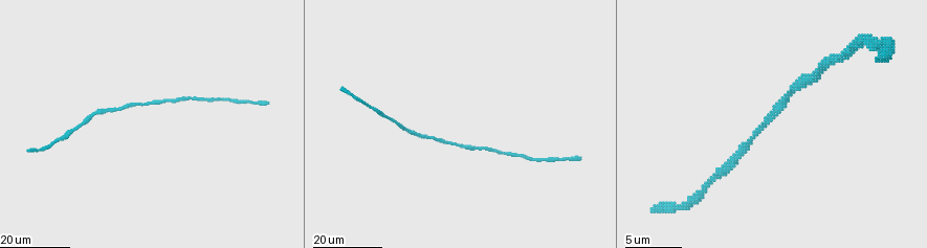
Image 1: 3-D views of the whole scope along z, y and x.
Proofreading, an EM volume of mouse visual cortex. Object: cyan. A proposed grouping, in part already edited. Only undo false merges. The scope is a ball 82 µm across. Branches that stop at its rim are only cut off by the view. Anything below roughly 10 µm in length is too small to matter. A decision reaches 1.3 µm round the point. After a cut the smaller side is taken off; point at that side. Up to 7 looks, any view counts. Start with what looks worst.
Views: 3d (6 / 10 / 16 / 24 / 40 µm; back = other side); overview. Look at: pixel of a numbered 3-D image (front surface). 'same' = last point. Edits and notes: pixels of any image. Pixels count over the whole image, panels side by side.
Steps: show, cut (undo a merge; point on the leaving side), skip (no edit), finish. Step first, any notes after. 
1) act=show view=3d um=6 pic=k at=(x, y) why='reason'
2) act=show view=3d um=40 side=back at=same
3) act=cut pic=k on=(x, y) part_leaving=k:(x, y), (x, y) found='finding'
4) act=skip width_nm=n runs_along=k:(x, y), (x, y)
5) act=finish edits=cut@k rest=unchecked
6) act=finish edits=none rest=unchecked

act=show view=3d um=16 pic=1 at=(411, 132) why='a narrow waist'

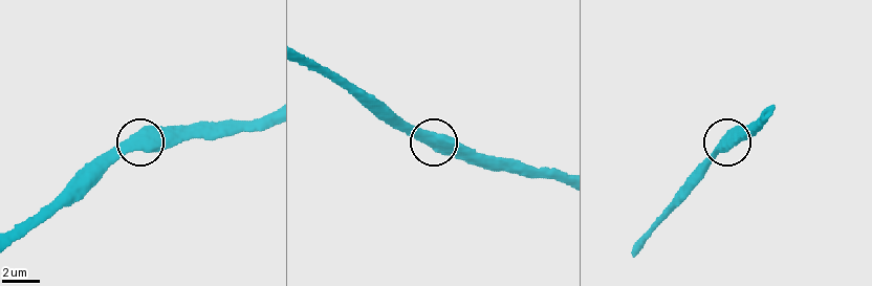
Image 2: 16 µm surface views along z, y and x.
act=show view=3d um=6 pic=2 at=(439, 151) why='closer look'

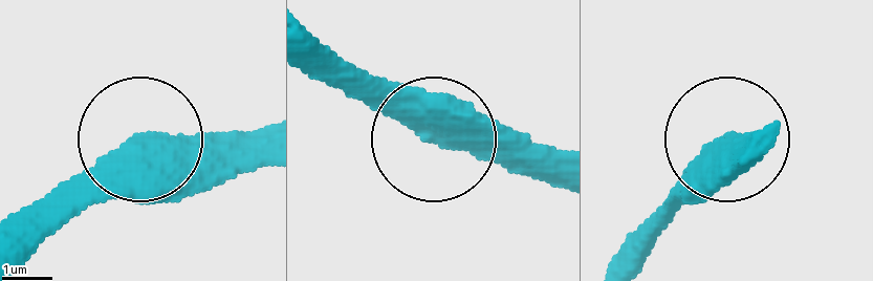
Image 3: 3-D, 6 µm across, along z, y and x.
act=show view=3d um=6 side=back pic=3 at=(426, 133)

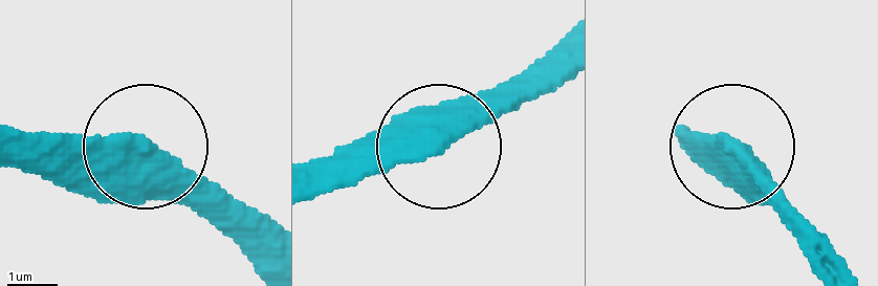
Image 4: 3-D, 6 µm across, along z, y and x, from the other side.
act=skip width_nm=610 runs_along=4:(680, 133), (726, 141), (817, 245) found='continuous, no second neuron'

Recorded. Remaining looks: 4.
act=show view=3d um=16 pic=1 at=(135, 104)

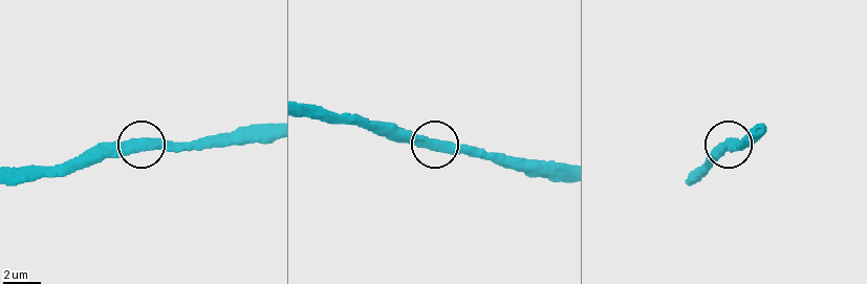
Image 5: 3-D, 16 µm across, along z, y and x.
act=show view=3d um=6 pic=5 at=(138, 150)

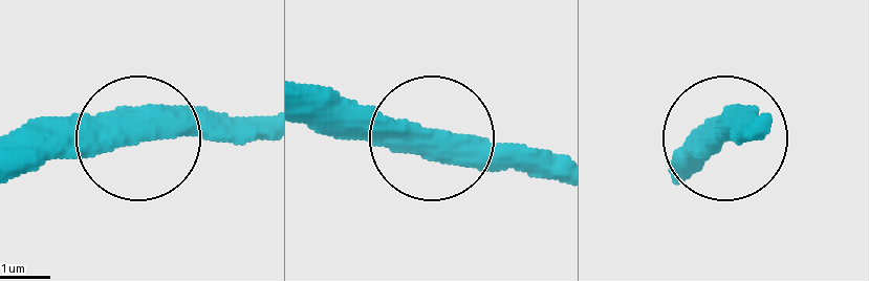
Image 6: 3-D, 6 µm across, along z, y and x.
act=skip width_nm=480 found='continuous, no second neuron'

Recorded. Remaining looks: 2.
act=show view=3d um=24 pic=1 at=(746, 143) why='thick turns thin'

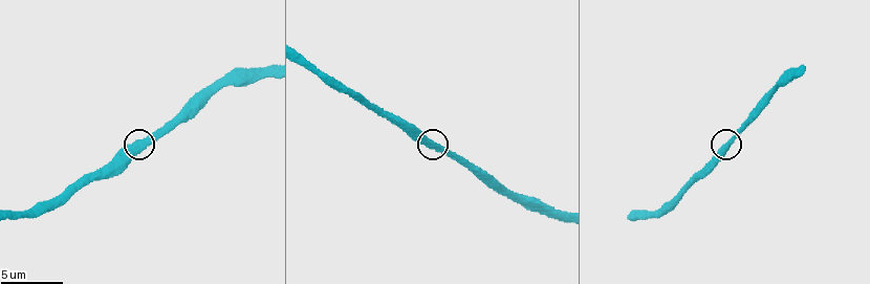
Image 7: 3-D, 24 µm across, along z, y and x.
act=show view=3d um=10 pic=7 at=(436, 146)

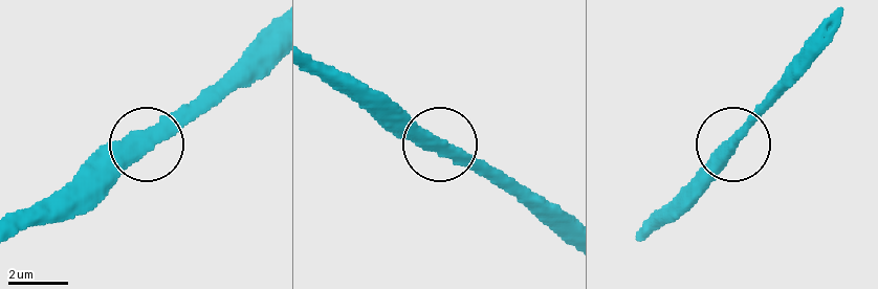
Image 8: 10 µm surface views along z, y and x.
act=skip runs_along=8:(564, 242), (511, 192), (444, 154), (394, 104) found='one neuron here'

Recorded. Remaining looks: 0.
act=finish edits=none rest=unchecked

